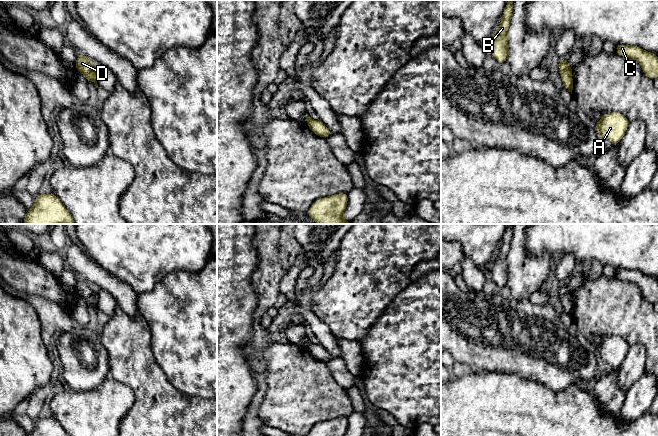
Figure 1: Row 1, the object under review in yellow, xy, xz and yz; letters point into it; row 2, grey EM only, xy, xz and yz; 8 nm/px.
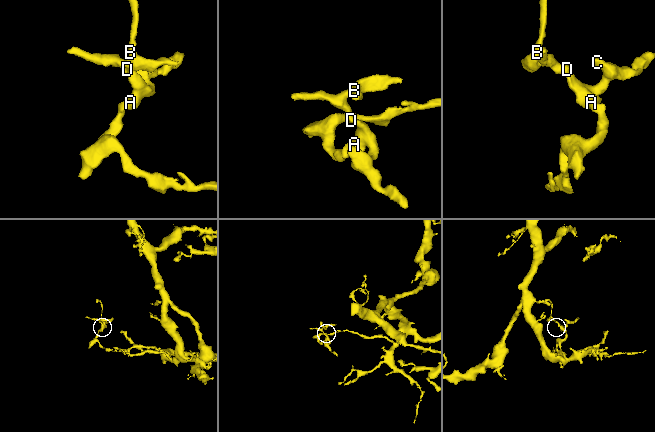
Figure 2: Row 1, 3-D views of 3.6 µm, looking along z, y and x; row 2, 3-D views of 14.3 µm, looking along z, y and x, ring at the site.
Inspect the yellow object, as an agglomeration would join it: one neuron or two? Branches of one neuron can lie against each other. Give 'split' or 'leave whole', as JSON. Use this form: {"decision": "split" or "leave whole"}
{"decision": "split"}

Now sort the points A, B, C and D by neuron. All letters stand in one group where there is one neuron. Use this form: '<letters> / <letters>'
A C / B D

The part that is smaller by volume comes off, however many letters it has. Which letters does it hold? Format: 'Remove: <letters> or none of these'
Remove: B, D

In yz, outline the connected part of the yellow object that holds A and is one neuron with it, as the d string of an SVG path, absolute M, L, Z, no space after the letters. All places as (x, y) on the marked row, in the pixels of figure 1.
M619 112L604 114L594 123L601 138L606 138L613 144L618 144L624 136L629 120Z

